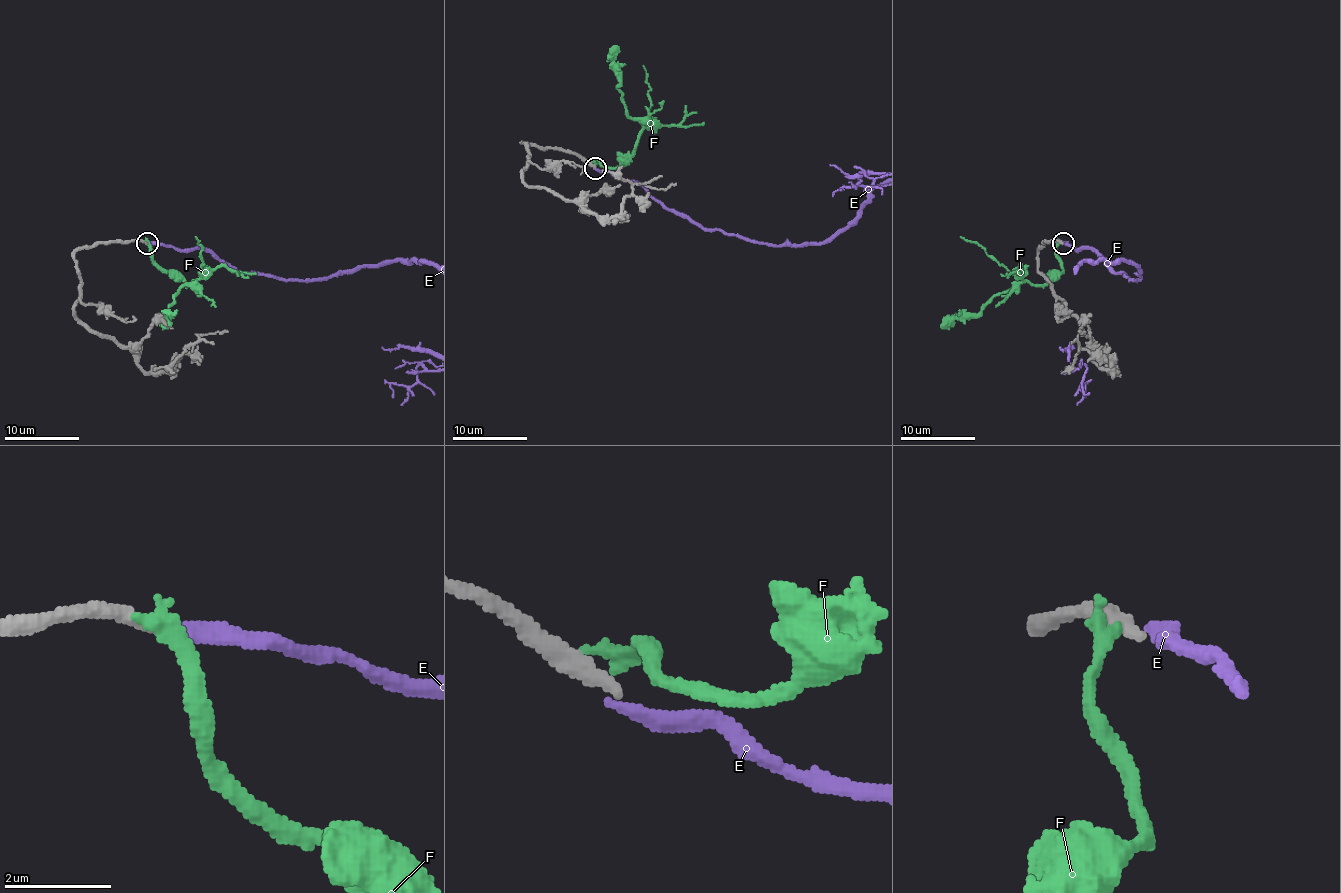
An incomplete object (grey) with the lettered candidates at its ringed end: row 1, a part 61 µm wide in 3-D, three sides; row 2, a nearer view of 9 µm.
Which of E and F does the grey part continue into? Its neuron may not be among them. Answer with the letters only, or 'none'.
E

